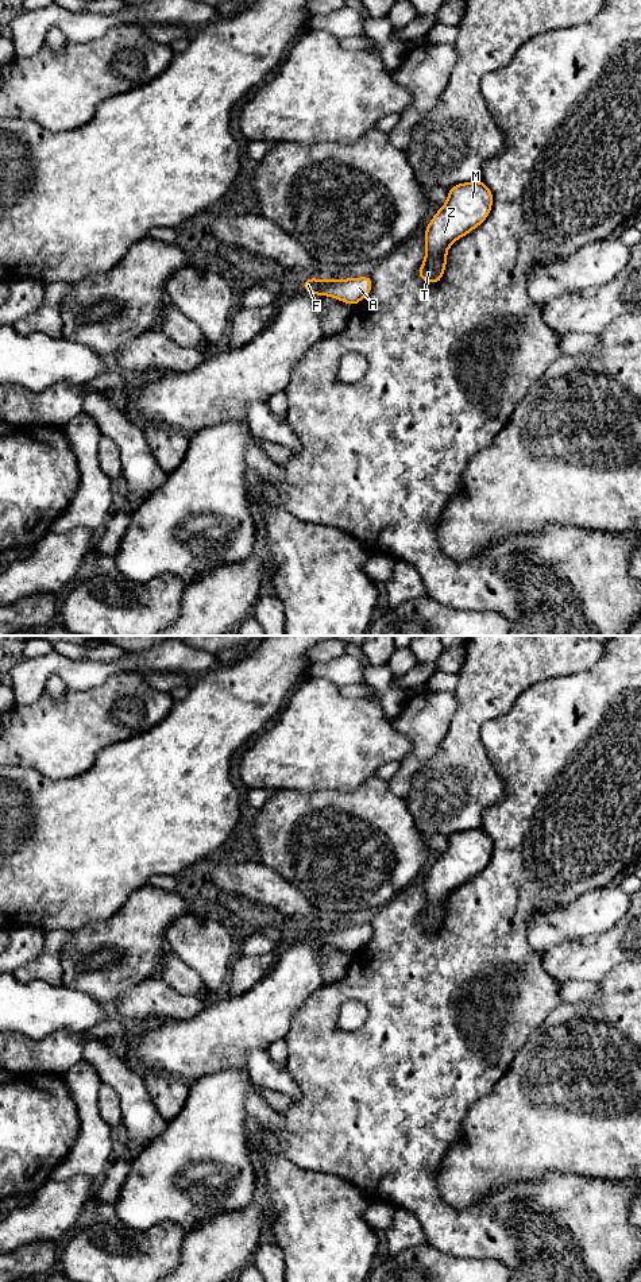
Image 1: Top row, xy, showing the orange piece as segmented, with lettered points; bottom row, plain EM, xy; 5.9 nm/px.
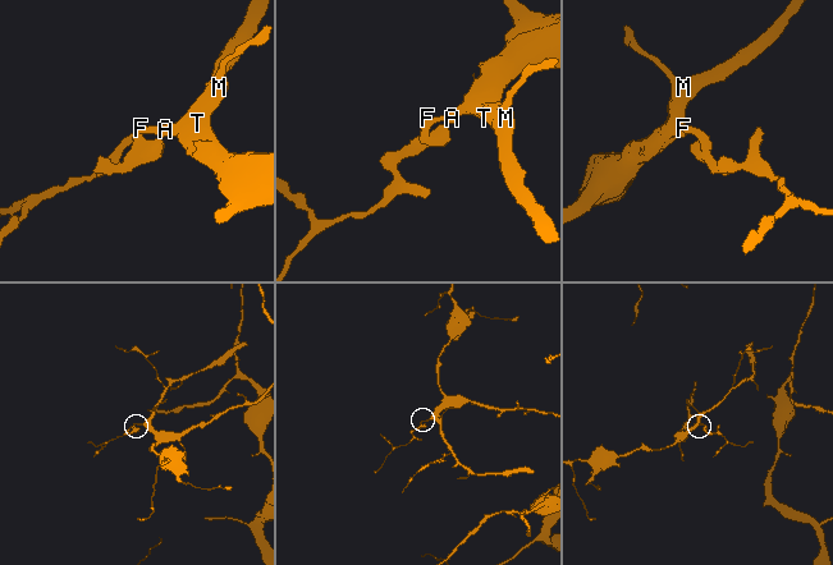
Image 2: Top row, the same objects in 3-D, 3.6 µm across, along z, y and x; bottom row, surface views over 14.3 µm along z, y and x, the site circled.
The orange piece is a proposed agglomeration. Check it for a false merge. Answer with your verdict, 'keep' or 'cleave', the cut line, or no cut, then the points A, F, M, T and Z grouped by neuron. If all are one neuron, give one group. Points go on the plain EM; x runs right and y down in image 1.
keep; no cut; A F M T Z

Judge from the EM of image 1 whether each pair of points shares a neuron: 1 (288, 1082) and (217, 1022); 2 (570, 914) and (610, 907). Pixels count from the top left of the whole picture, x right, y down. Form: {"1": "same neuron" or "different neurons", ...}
{"1": "different neurons", "2": "same neuron"}

